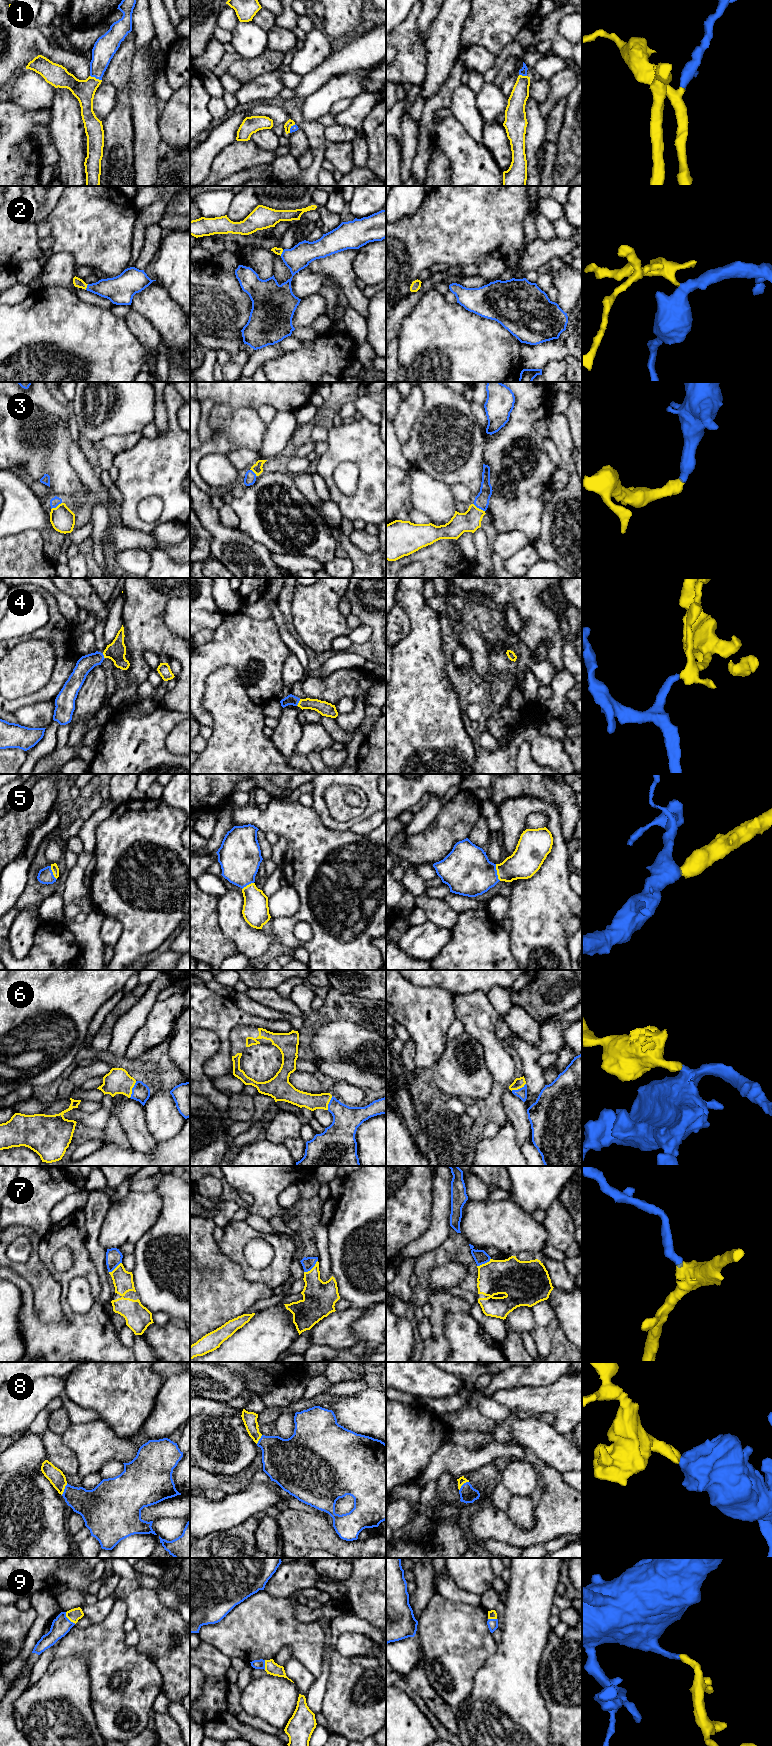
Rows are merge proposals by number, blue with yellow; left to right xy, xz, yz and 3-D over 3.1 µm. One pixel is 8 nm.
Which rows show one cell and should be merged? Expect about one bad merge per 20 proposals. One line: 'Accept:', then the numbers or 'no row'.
Accept: 1, 2, 3, 4, 5, 6, 7, 8, 9

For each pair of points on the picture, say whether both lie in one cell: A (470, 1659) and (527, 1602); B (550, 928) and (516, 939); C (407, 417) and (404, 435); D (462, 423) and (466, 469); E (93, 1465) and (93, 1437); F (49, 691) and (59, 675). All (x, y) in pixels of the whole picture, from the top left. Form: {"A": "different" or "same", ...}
{"A": "different", "B": "same", "C": "same", "D": "same", "E": "same", "F": "same"}

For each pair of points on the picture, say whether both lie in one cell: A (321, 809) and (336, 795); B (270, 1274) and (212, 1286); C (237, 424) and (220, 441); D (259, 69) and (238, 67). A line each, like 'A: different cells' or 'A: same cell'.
A: different cells
B: different cells
C: same cell
D: same cell

